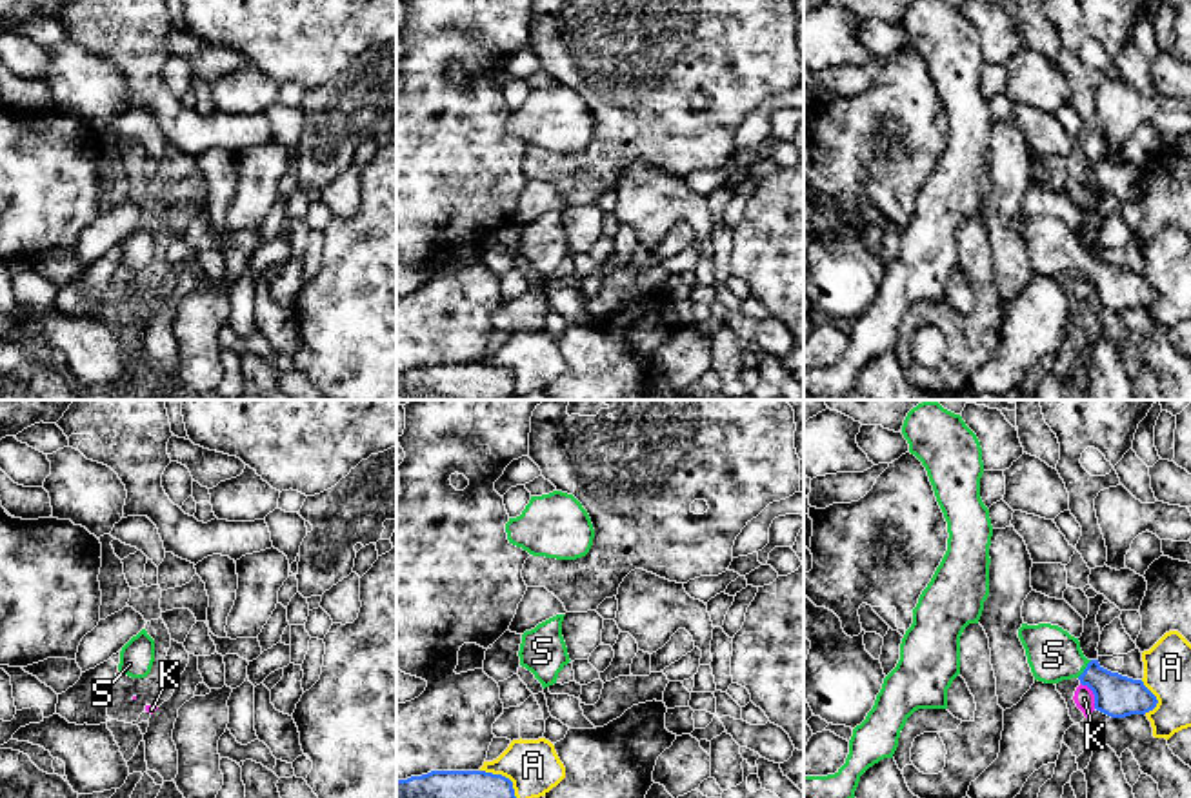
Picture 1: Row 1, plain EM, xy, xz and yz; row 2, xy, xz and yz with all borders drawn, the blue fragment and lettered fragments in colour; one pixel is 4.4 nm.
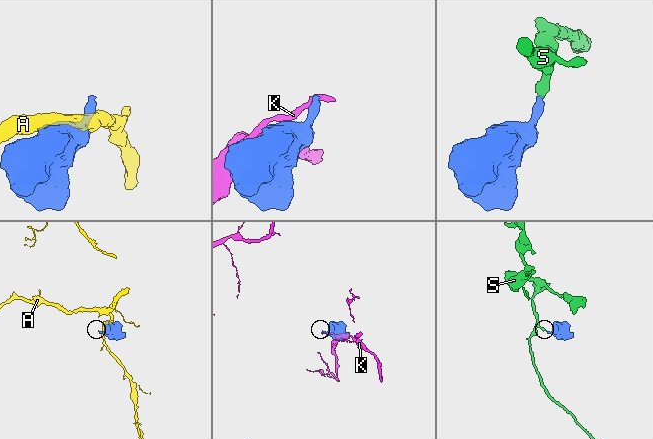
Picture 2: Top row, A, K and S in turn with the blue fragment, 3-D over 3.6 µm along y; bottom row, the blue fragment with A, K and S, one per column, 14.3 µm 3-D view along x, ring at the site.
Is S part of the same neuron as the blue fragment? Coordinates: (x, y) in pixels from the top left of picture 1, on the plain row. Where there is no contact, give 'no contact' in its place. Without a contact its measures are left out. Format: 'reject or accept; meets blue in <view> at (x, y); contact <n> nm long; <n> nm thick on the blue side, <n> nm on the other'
accept; meets blue in yz at (1084, 262); contact 100 nm long; 190 nm thick on the blue side, 240 nm on the other

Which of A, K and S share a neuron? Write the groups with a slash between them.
A / K / S

